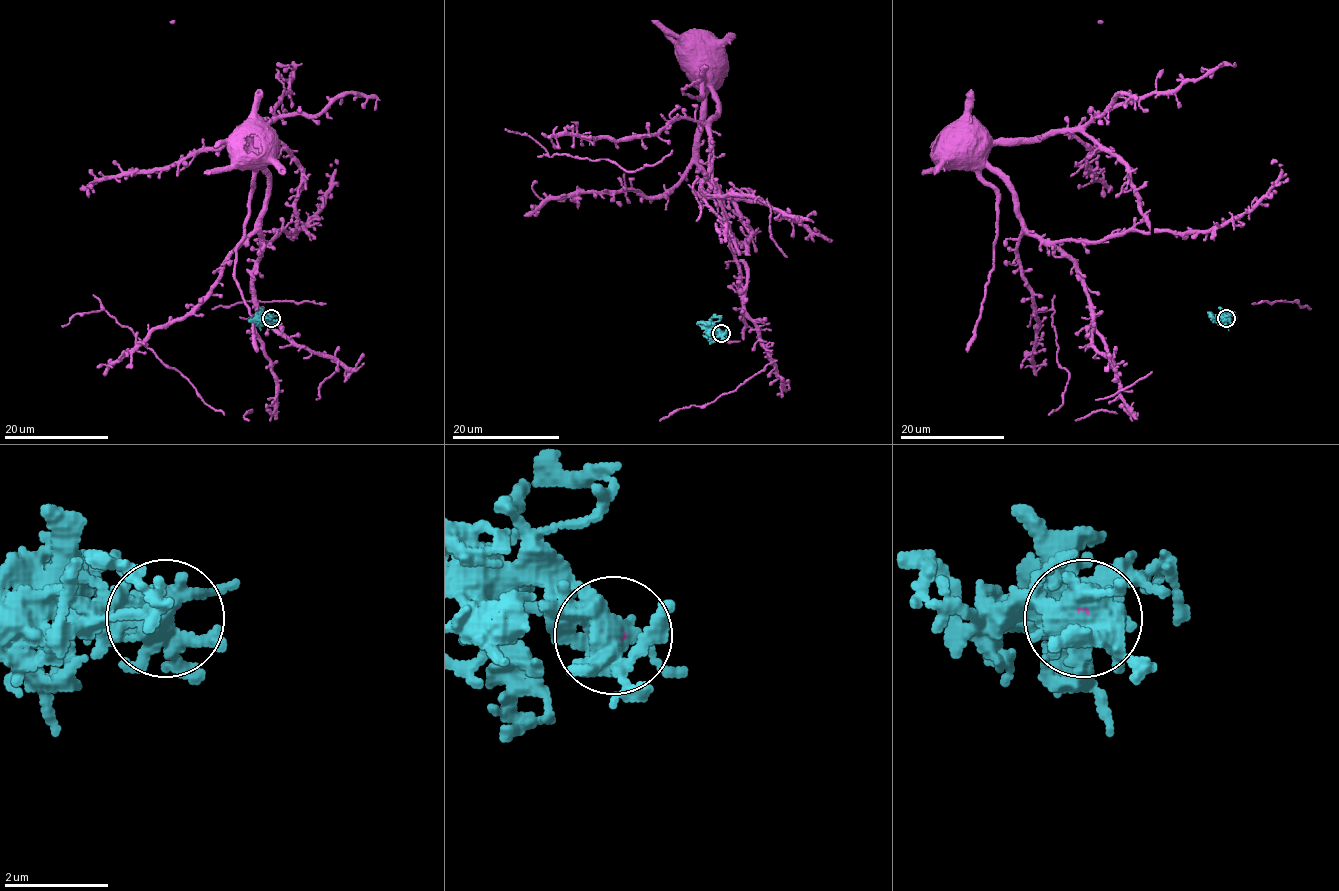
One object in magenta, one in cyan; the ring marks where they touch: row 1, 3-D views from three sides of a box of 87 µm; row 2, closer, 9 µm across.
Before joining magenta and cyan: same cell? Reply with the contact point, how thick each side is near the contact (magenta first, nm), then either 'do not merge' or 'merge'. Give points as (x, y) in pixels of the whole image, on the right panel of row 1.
place (1226, 318); calibres 120 and 400 nm; do not merge

